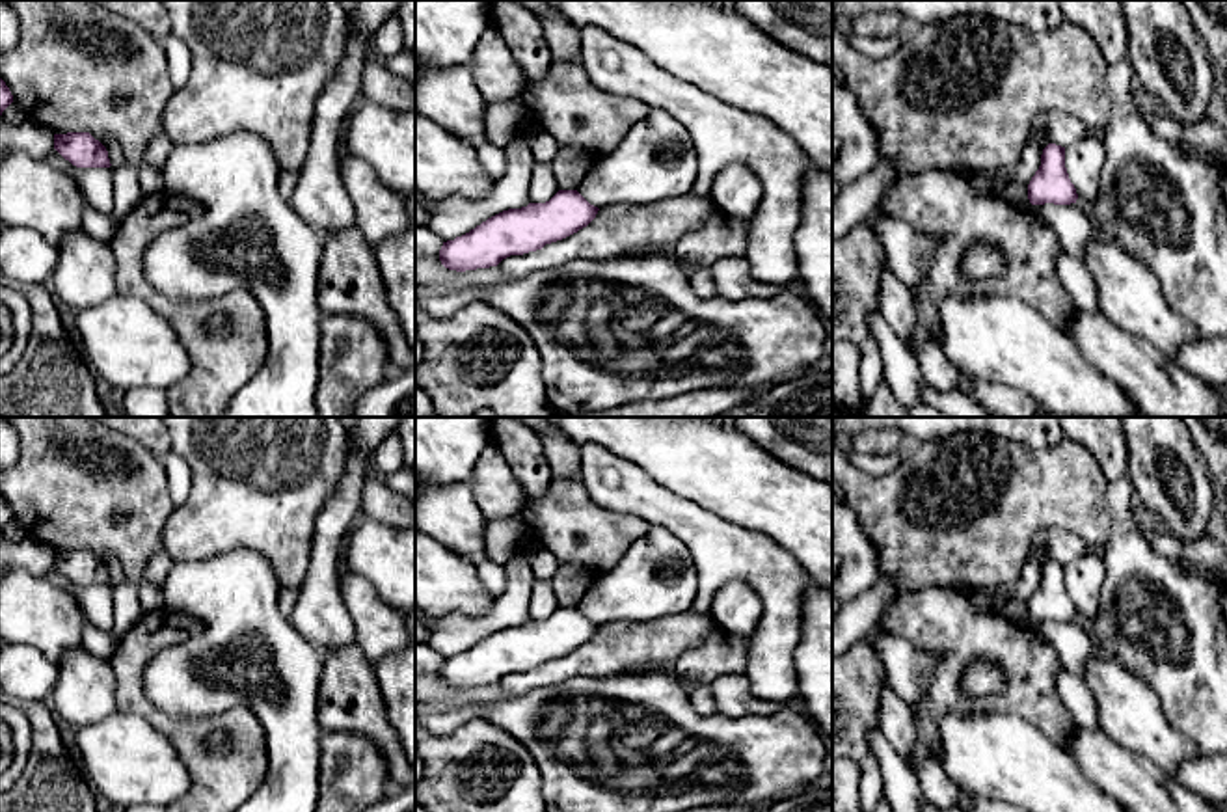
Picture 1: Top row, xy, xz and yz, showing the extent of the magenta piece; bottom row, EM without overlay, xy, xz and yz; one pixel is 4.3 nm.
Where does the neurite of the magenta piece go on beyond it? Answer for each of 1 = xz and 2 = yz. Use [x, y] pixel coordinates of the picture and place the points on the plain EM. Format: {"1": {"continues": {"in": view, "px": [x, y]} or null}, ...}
{"1": {"continues": null}, "2": {"continues": null}}

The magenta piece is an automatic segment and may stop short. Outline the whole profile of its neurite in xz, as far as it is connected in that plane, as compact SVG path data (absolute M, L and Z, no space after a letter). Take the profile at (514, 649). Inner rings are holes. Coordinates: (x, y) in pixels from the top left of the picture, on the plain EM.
M559 607L546 620L503 628L469 650L443 659L439 678L456 689L497 683L510 672L536 669L577 650L598 628L577 607Z

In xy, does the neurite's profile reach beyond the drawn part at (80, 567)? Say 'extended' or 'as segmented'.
as segmented

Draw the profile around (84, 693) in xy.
M80 646L65 652L56 663L56 670L58 680L48 706L74 728L102 721L117 710L110 661Z

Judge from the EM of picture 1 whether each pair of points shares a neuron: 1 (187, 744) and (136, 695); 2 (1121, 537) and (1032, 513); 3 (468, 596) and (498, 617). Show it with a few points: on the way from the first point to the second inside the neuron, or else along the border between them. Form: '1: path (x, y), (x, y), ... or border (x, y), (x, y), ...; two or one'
1: path (174, 730), (148, 708); one
2: border (1108, 488), (1110, 527), (1103, 541); two
3: border (494, 598), (479, 615), (449, 613), (444, 619); two

